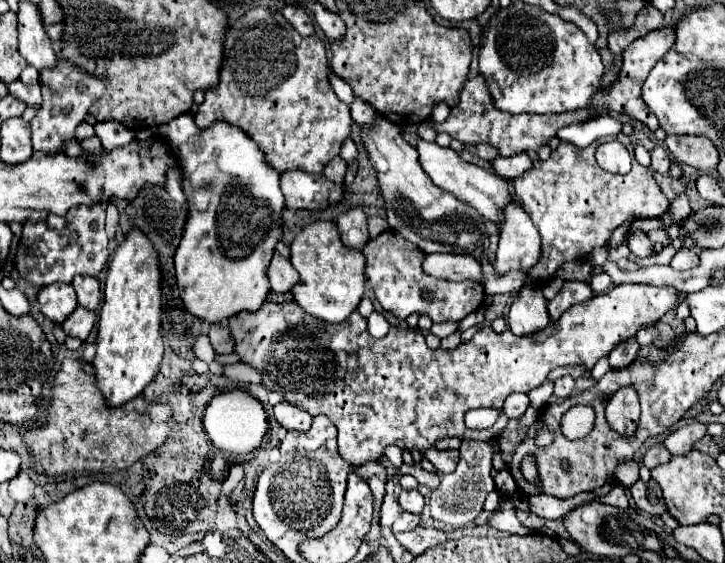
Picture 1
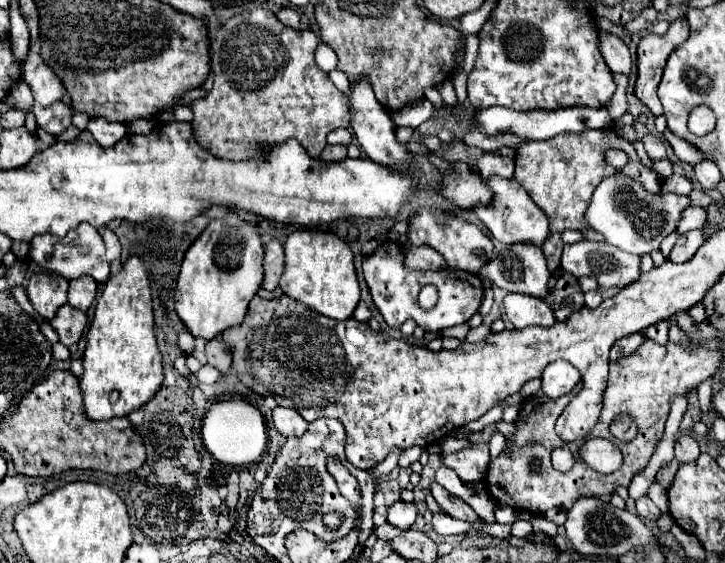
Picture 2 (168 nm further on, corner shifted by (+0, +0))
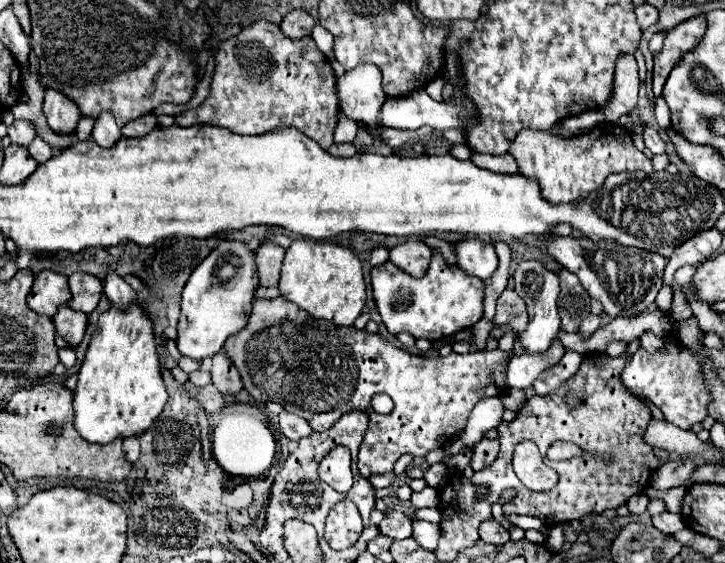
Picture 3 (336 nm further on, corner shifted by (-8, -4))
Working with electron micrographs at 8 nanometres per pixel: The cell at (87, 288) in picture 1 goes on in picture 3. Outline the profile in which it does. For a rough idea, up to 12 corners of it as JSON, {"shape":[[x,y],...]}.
{"shape":[[85,272],[69,276],[73,310],[91,314],[103,284]]}

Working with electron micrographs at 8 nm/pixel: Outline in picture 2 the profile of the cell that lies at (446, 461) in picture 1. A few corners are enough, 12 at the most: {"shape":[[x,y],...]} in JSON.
{"shape":[[473,442],[441,458],[463,482],[483,480],[489,444]]}

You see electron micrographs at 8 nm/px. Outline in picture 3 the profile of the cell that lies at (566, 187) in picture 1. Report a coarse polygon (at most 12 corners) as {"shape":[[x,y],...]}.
{"shape":[[609,122],[573,138],[521,130],[509,154],[551,204],[615,172],[653,172]]}

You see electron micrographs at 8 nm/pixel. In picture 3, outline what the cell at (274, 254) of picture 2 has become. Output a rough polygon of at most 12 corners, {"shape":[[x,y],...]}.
{"shape":[[263,242],[255,252],[261,286],[277,286],[285,250]]}

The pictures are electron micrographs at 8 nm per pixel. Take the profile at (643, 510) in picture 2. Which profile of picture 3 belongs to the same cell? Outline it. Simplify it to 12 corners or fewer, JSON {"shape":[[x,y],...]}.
{"shape":[[663,512],[651,518],[665,534],[685,528],[681,514]]}

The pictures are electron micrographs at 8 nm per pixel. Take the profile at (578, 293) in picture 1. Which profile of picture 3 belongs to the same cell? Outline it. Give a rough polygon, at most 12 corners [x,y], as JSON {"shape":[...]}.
{"shape":[[561,270],[561,330],[577,332],[591,312],[589,294]]}

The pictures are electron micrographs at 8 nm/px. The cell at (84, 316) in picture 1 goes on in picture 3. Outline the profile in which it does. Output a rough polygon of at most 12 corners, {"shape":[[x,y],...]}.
{"shape":[[61,306],[53,318],[57,334],[77,348],[87,316]]}

